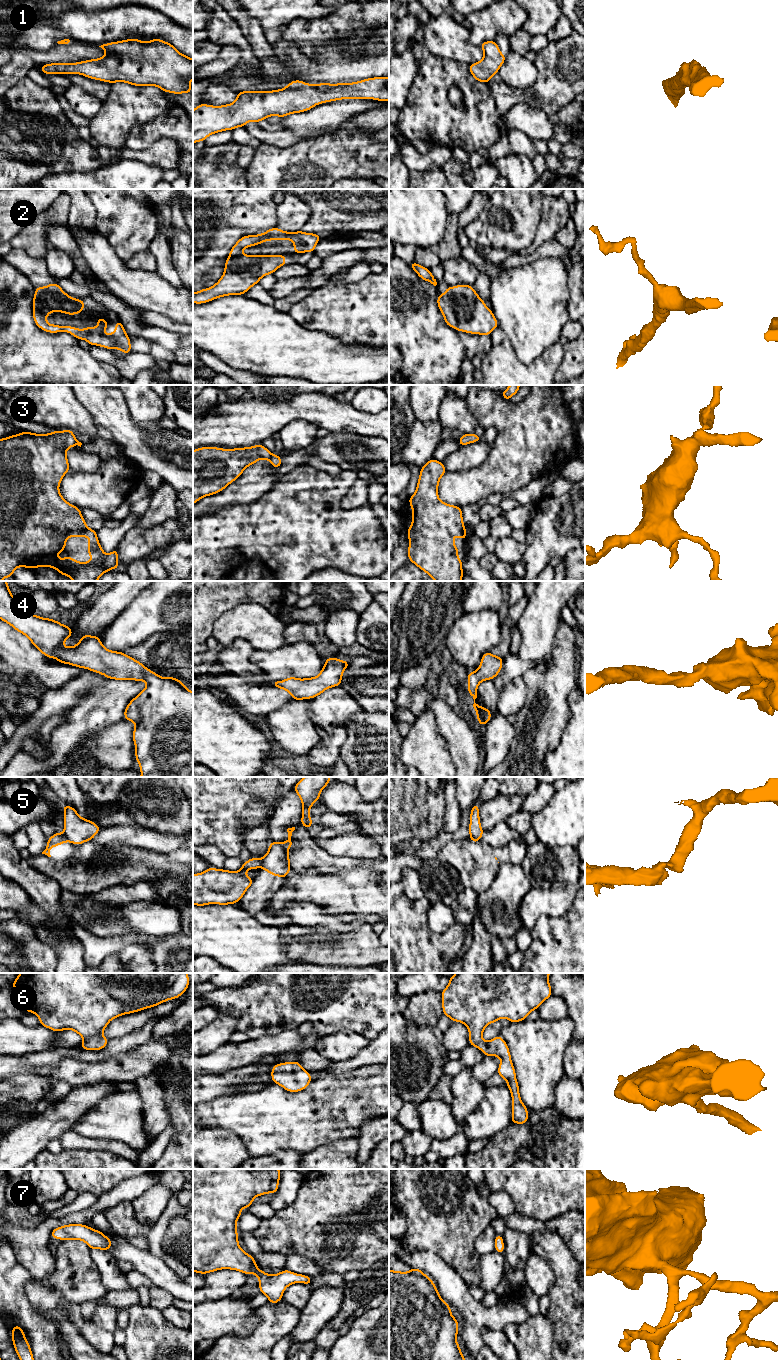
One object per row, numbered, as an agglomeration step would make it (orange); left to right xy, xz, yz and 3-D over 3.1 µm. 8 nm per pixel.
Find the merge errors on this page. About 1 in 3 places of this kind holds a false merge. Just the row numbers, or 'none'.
3, 5

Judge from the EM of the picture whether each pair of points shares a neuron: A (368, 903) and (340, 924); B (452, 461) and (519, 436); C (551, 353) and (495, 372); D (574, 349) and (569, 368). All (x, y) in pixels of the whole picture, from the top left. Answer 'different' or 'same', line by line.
A: different
B: different
C: same
D: same

